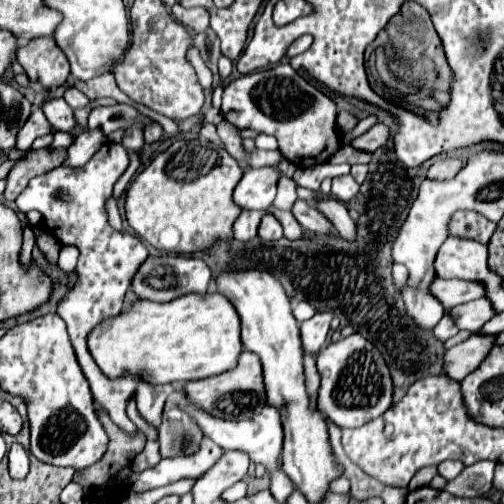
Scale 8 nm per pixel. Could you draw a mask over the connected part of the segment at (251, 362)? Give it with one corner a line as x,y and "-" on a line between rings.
248,350
242,352
236,368
222,372
218,376
204,378
204,380
186,382
184,390
194,404
198,404
208,414
224,418
224,420
246,420
246,418
252,418
256,412
260,412
266,406
264,376
260,372
260,358

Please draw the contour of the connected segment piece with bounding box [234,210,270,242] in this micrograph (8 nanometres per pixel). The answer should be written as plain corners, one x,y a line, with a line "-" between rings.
244,210
240,214
240,218
234,222
234,238
236,240
242,240
242,242
248,242
252,240
256,234
258,234
258,224
262,220
264,214
268,214
270,210
264,210
264,212
252,212
252,210

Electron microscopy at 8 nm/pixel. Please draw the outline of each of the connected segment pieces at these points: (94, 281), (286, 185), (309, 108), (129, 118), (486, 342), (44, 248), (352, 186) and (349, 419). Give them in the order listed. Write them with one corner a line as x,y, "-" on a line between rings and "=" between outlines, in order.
106,142
81,168
64,167
54,168
52,172
32,178
32,182
15,202
20,211
40,212
44,224
50,230
64,230
64,238
58,238
62,244
74,244
80,248
76,266
78,282
58,304
58,314
66,320
78,364
82,366
82,372
90,382
96,404
114,420
120,430
124,430
124,434
134,436
138,428
126,416
126,402
136,388
134,376
128,376
128,372
124,372
124,376
108,380
108,376
100,372
98,364
88,352
88,332
92,332
92,328
96,328
96,324
100,324
102,320
118,316
122,312
124,296
132,288
132,276
148,258
146,246
136,236
114,232
108,224
106,200
112,196
112,186
116,184
116,180
128,168
128,152
122,144
=
280,174
278,180
278,204
272,204
278,210
292,210
296,202
296,182
284,174
=
288,62
230,80
222,94
222,114
238,128
252,128
276,136
278,150
290,162
328,162
340,150
340,130
336,126
338,106
306,82
=
114,104
114,106
100,106
90,112
88,128
96,130
100,128
106,136
116,130
128,130
132,126
140,126
146,130
150,124
154,124
152,118
144,116
140,110
136,110
130,104
=
472,334
464,342
452,346
444,356
444,370
450,378
462,382
472,370
480,366
480,362
488,356
488,350
492,350
496,344
496,336
488,334
=
44,227
34,228
36,244
47,260
52,264
57,264
61,245
56,238
=
348,174
332,180
332,196
340,202
350,202
360,192
360,184
=
352,334
338,342
326,344
318,352
320,396
318,408
340,428
358,428
386,412
392,406
394,384
380,350
364,336

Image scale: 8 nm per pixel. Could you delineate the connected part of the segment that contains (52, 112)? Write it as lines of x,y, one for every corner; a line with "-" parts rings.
54,98
50,102
44,102
42,108
44,108
44,114
54,130
70,134
78,128
78,120
74,116
74,110
66,104
64,98

